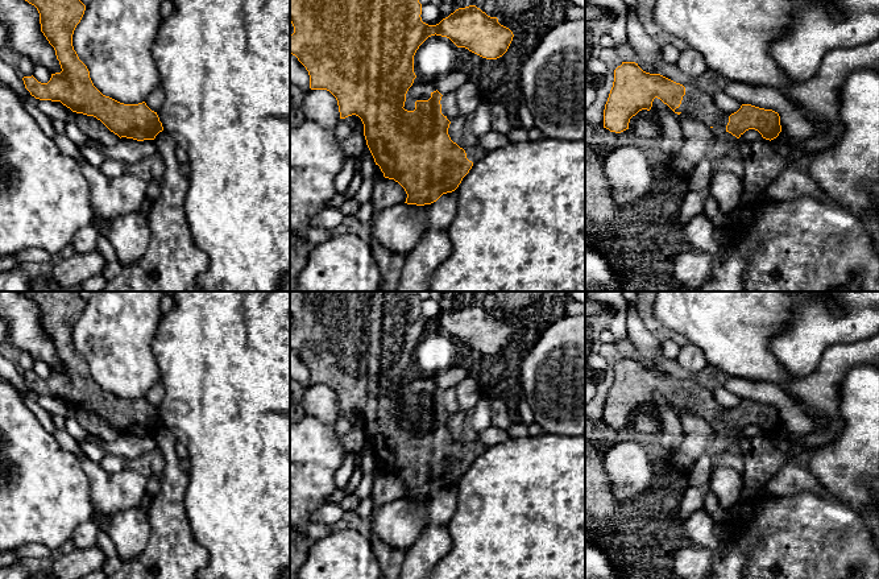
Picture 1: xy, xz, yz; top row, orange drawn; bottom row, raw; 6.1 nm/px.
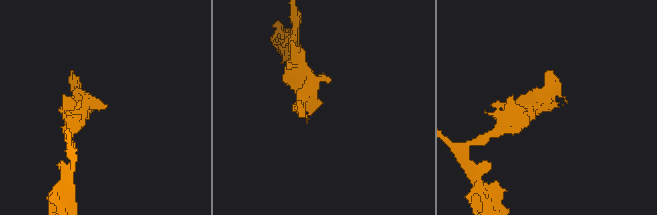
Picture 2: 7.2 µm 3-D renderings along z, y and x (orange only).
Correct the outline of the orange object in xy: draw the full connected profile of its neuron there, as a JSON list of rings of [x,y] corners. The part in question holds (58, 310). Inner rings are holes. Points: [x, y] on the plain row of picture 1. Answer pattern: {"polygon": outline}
{"polygon": [[[20,291],[40,309],[41,327],[54,343],[61,368],[47,379],[24,372],[25,384],[40,396],[61,397],[72,408],[94,411],[120,434],[154,435],[163,426],[157,408],[145,397],[124,400],[103,390],[92,379],[87,361],[72,342],[72,330],[86,301],[78,291]]]}

